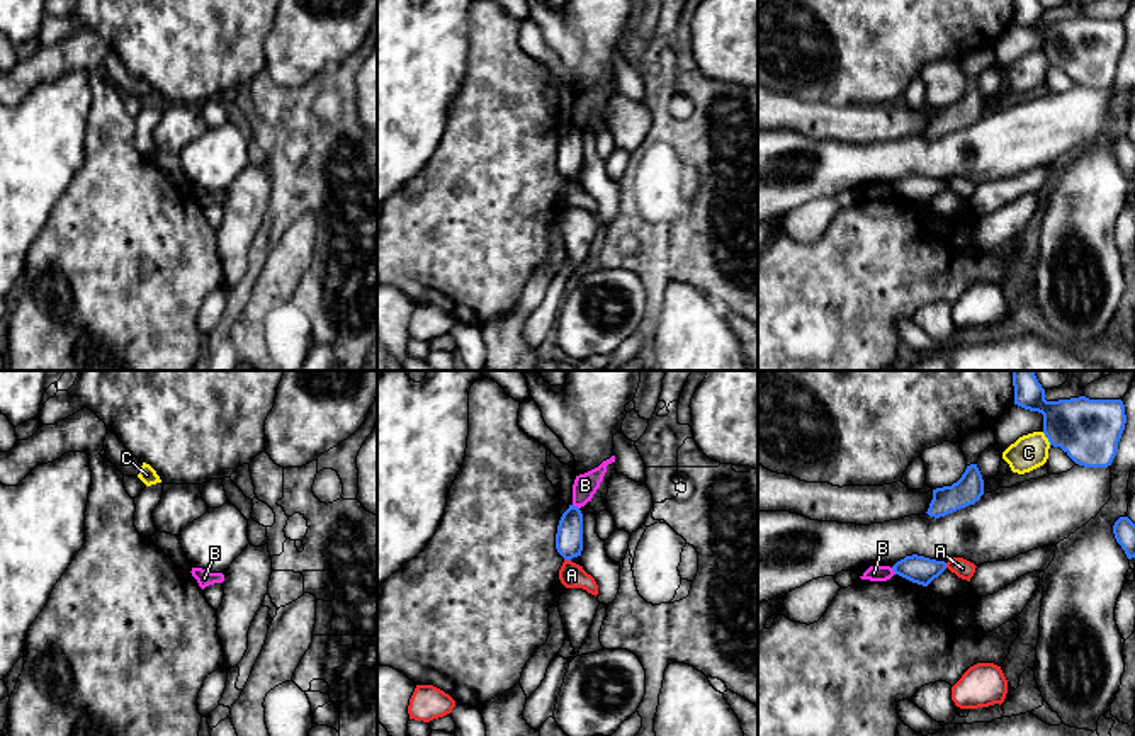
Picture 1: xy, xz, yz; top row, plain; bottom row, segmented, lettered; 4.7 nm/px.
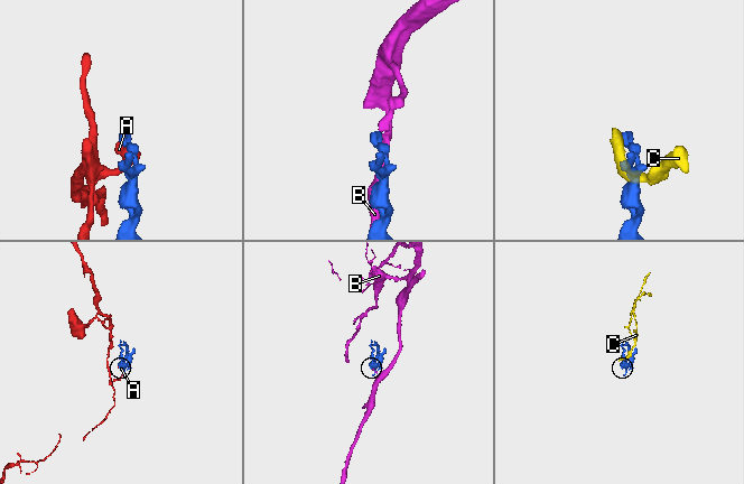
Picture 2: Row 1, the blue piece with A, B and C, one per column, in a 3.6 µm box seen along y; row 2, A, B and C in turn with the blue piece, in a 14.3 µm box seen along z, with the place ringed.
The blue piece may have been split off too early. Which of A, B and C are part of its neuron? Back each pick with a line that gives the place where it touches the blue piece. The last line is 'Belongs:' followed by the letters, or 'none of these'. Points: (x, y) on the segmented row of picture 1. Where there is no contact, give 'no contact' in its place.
Belongs: none of these

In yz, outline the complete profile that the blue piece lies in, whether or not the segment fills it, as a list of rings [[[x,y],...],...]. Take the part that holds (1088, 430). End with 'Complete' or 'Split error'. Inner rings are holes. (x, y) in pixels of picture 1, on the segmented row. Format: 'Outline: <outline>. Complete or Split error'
Outline: [[[1013,371],[1014,405],[1043,415],[1043,433],[1076,464],[1108,467],[1118,450],[1127,415],[1121,399],[1086,396],[1047,401],[1033,371]]]. Complete

